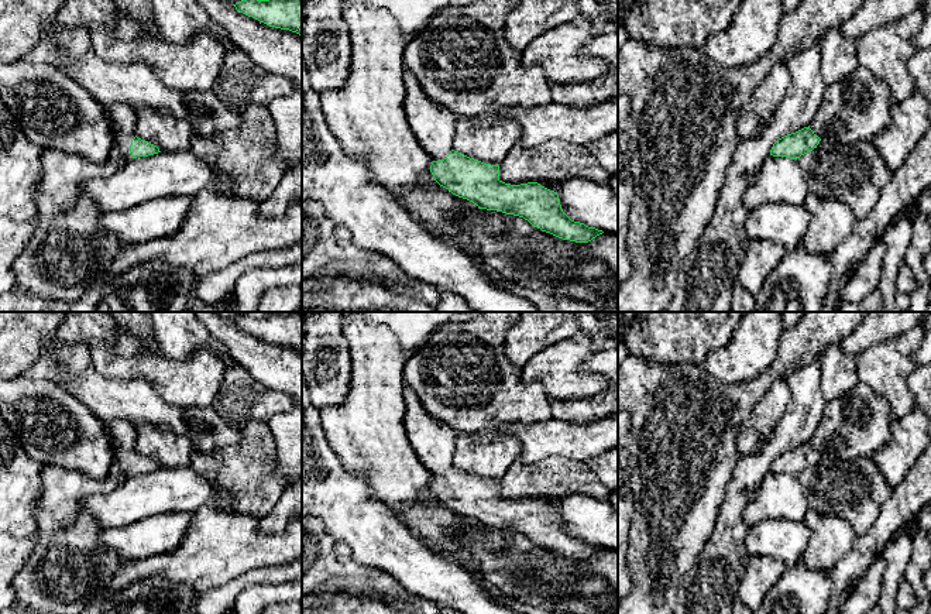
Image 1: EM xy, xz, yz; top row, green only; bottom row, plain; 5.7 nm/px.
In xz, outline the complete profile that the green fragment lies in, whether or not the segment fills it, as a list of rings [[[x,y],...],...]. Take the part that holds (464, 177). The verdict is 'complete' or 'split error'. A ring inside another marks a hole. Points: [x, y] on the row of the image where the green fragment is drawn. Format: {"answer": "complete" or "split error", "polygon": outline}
{"answer": "split error", "polygon": [[[409,71],[403,73],[403,82],[405,117],[423,151],[433,159],[430,172],[440,186],[480,209],[523,217],[533,227],[563,240],[588,243],[604,233],[571,220],[554,191],[537,182],[505,183],[499,179],[499,165],[484,164],[454,151],[458,116],[429,100]]]}

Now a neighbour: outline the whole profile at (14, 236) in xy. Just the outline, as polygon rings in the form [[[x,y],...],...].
[[[0,219],[0,295],[14,282],[13,263],[31,240],[37,219],[14,222]]]

